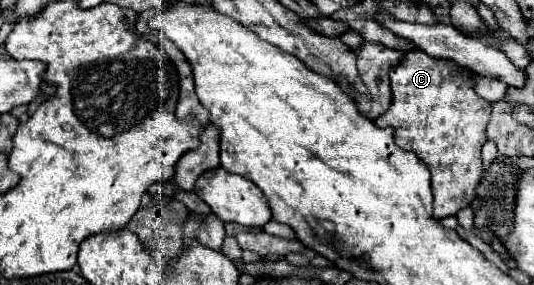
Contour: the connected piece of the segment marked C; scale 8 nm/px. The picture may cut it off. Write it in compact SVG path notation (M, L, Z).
M411 50L405 54L403 62L389 72L391 76L391 92L393 100L385 114L381 114L375 126L385 128L391 126L397 132L397 146L403 150L411 150L423 160L431 172L431 186L433 186L433 218L441 220L445 216L455 216L461 208L467 208L475 198L477 184L481 180L481 146L487 140L485 126L491 114L491 102L479 98L469 82L469 74L461 74L461 66L449 60L435 60L421 50Z

